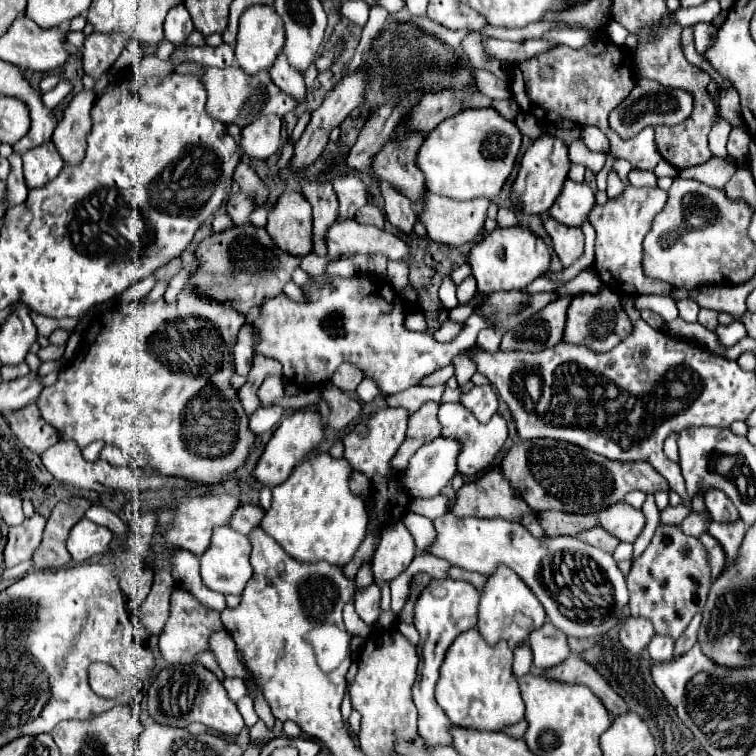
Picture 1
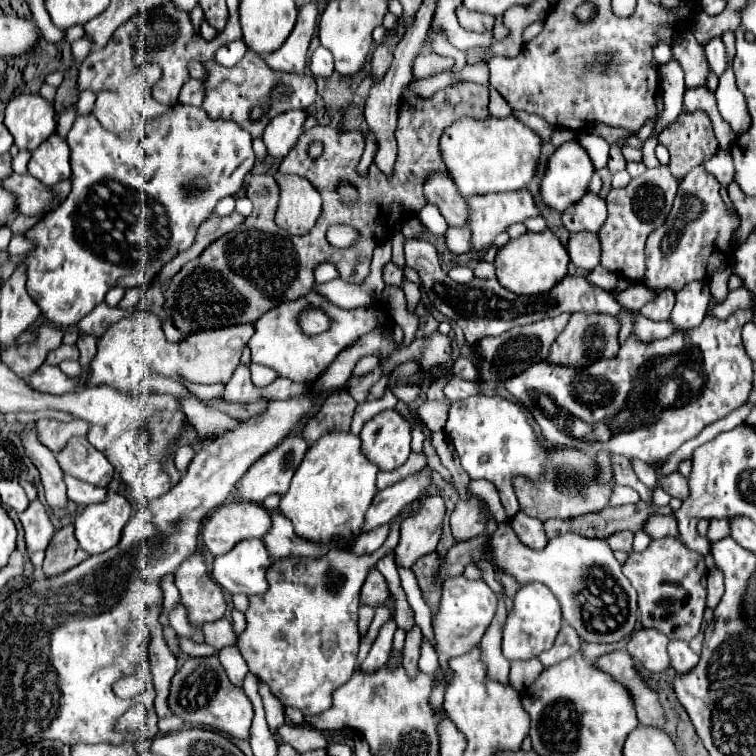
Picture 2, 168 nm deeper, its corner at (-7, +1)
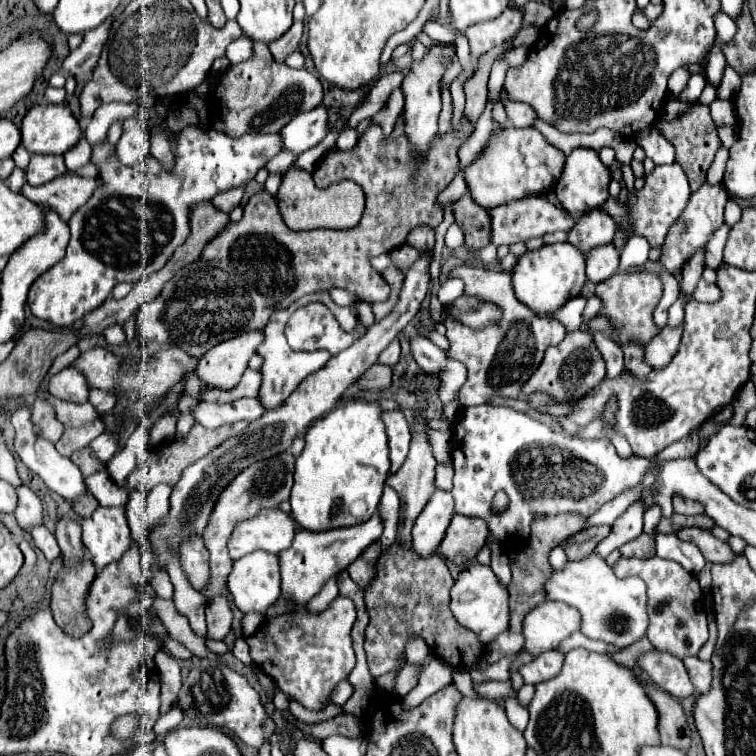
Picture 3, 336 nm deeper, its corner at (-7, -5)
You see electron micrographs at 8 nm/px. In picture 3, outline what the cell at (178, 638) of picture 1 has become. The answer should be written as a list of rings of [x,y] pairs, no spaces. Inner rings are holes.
[[[190,537],[184,541],[182,549],[180,549],[180,565],[182,571],[186,573],[190,585],[196,591],[204,591],[208,587],[208,579],[210,579],[210,565],[208,565],[208,551],[206,545],[202,541],[202,537]]]

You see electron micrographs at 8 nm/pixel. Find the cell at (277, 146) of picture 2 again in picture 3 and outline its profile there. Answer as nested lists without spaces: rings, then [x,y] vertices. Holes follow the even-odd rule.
[[[320,105],[312,111],[298,113],[294,119],[290,119],[290,123],[286,123],[286,127],[282,127],[280,131],[282,151],[288,151],[292,155],[302,155],[310,147],[318,145],[330,131],[330,127],[326,125],[326,117],[328,111],[326,107]]]

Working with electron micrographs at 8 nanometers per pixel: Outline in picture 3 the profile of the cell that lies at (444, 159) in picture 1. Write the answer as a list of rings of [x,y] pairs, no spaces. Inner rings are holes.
[[[506,127],[492,131],[488,143],[482,147],[476,159],[464,167],[464,179],[472,199],[480,207],[492,209],[512,199],[520,199],[526,195],[540,195],[548,191],[560,179],[564,159],[566,159],[564,153],[552,147],[538,129]]]

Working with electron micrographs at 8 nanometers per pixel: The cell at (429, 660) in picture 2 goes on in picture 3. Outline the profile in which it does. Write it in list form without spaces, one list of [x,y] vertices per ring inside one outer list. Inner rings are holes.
[[[510,680],[505,682],[488,681],[477,686],[474,685],[473,688],[480,697],[491,700],[516,696],[516,691],[512,688]]]

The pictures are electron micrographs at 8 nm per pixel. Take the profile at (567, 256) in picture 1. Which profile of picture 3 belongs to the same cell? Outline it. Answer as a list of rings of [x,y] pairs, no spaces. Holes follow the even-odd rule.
[[[612,245],[594,247],[586,253],[586,277],[592,283],[602,283],[616,273],[618,251]]]

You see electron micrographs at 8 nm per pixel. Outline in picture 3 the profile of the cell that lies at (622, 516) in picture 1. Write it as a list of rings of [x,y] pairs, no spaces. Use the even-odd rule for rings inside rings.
[[[682,527],[682,531],[676,531],[676,537],[696,543],[704,559],[710,563],[728,563],[736,555],[724,541],[716,539],[708,529],[702,527]]]

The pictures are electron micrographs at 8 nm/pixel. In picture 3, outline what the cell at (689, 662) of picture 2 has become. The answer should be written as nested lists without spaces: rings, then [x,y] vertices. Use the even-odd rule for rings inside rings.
[[[686,657],[682,661],[684,661],[684,667],[688,669],[690,681],[694,683],[694,689],[698,693],[708,691],[710,689],[710,671],[712,671],[710,661],[700,661],[698,657]]]

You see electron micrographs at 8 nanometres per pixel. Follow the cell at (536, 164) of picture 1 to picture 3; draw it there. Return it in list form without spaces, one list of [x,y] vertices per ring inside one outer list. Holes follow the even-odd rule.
[[[574,149],[564,163],[564,171],[554,187],[554,193],[560,201],[560,205],[570,213],[570,215],[582,215],[588,209],[600,207],[608,199],[608,183],[610,183],[610,171],[608,167],[602,165],[598,159],[598,153],[592,149]]]

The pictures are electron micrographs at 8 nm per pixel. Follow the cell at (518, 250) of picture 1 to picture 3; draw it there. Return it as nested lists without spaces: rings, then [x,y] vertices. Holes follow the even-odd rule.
[[[570,243],[542,245],[540,249],[528,249],[518,257],[512,267],[512,287],[518,295],[518,301],[528,305],[536,313],[550,313],[564,305],[570,297],[578,295],[586,281],[584,273],[584,255]]]

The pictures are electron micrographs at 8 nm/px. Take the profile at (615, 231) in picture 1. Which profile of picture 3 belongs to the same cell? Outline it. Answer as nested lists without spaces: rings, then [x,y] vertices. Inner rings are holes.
[[[678,163],[656,165],[652,173],[646,173],[642,189],[634,189],[634,191],[626,193],[624,203],[628,205],[628,215],[626,215],[628,217],[628,231],[622,225],[616,225],[616,235],[614,235],[614,243],[612,245],[620,253],[630,235],[640,235],[640,237],[648,239],[650,247],[660,247],[668,227],[676,221],[676,217],[686,207],[690,193],[692,191],[690,191],[688,179],[686,179],[686,175],[684,175],[684,171],[682,171],[682,167]]]

